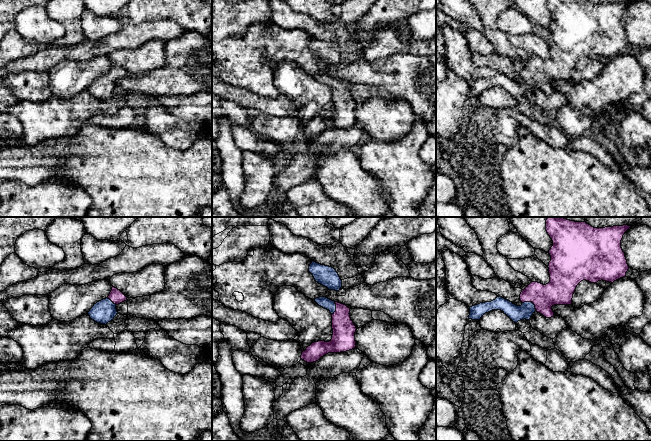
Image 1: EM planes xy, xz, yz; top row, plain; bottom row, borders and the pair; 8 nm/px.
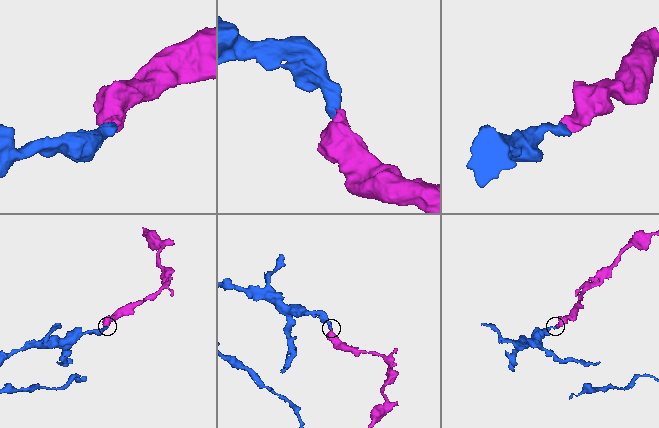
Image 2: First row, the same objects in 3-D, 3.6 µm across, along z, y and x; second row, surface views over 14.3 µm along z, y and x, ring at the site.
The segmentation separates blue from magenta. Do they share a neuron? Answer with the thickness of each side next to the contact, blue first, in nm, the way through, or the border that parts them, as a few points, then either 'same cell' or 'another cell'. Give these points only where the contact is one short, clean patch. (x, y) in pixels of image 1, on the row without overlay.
130/220 nm | across yz (516, 89), (520, 89), (531, 78), (559, 67) | same cell

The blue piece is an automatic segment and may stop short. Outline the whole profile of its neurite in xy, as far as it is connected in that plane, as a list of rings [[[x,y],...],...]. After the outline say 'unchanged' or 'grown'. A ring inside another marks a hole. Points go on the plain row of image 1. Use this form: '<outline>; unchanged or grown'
[[[112,63],[109,72],[94,80],[88,91],[95,98],[106,101],[117,91],[116,82],[126,76],[127,73],[120,66]]]; grown

